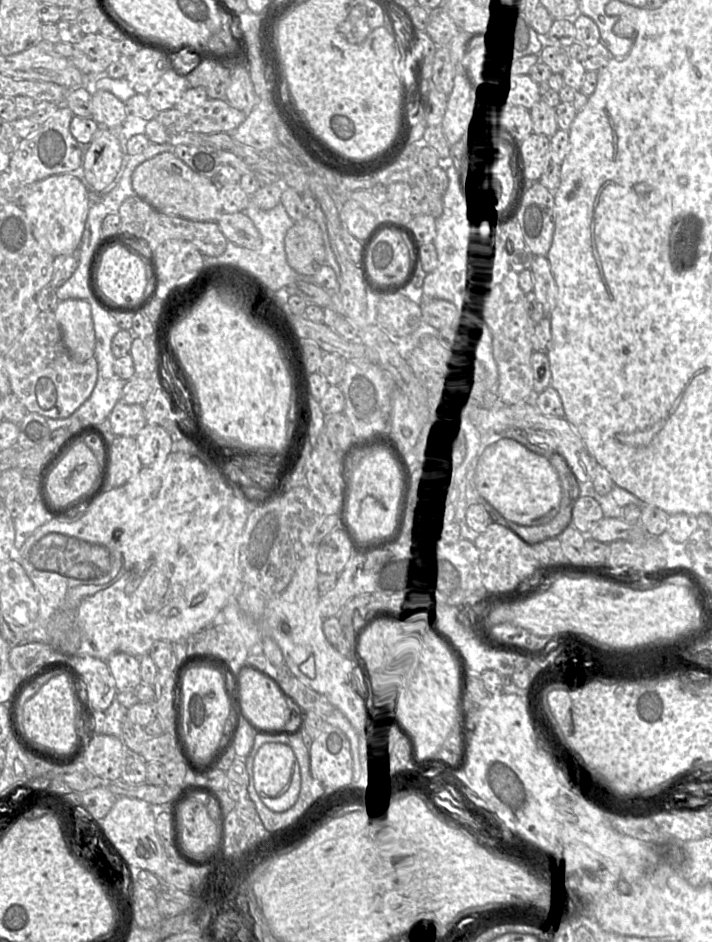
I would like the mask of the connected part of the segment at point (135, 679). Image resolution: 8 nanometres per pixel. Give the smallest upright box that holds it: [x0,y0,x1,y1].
[106,652,142,691]

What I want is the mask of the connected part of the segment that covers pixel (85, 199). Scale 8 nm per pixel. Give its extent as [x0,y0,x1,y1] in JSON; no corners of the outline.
[24,174,91,256]

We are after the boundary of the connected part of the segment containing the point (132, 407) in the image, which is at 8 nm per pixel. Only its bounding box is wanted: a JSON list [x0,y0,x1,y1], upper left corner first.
[109,402,147,437]

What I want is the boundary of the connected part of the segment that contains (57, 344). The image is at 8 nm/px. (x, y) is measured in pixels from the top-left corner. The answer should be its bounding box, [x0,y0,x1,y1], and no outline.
[4,311,98,418]

